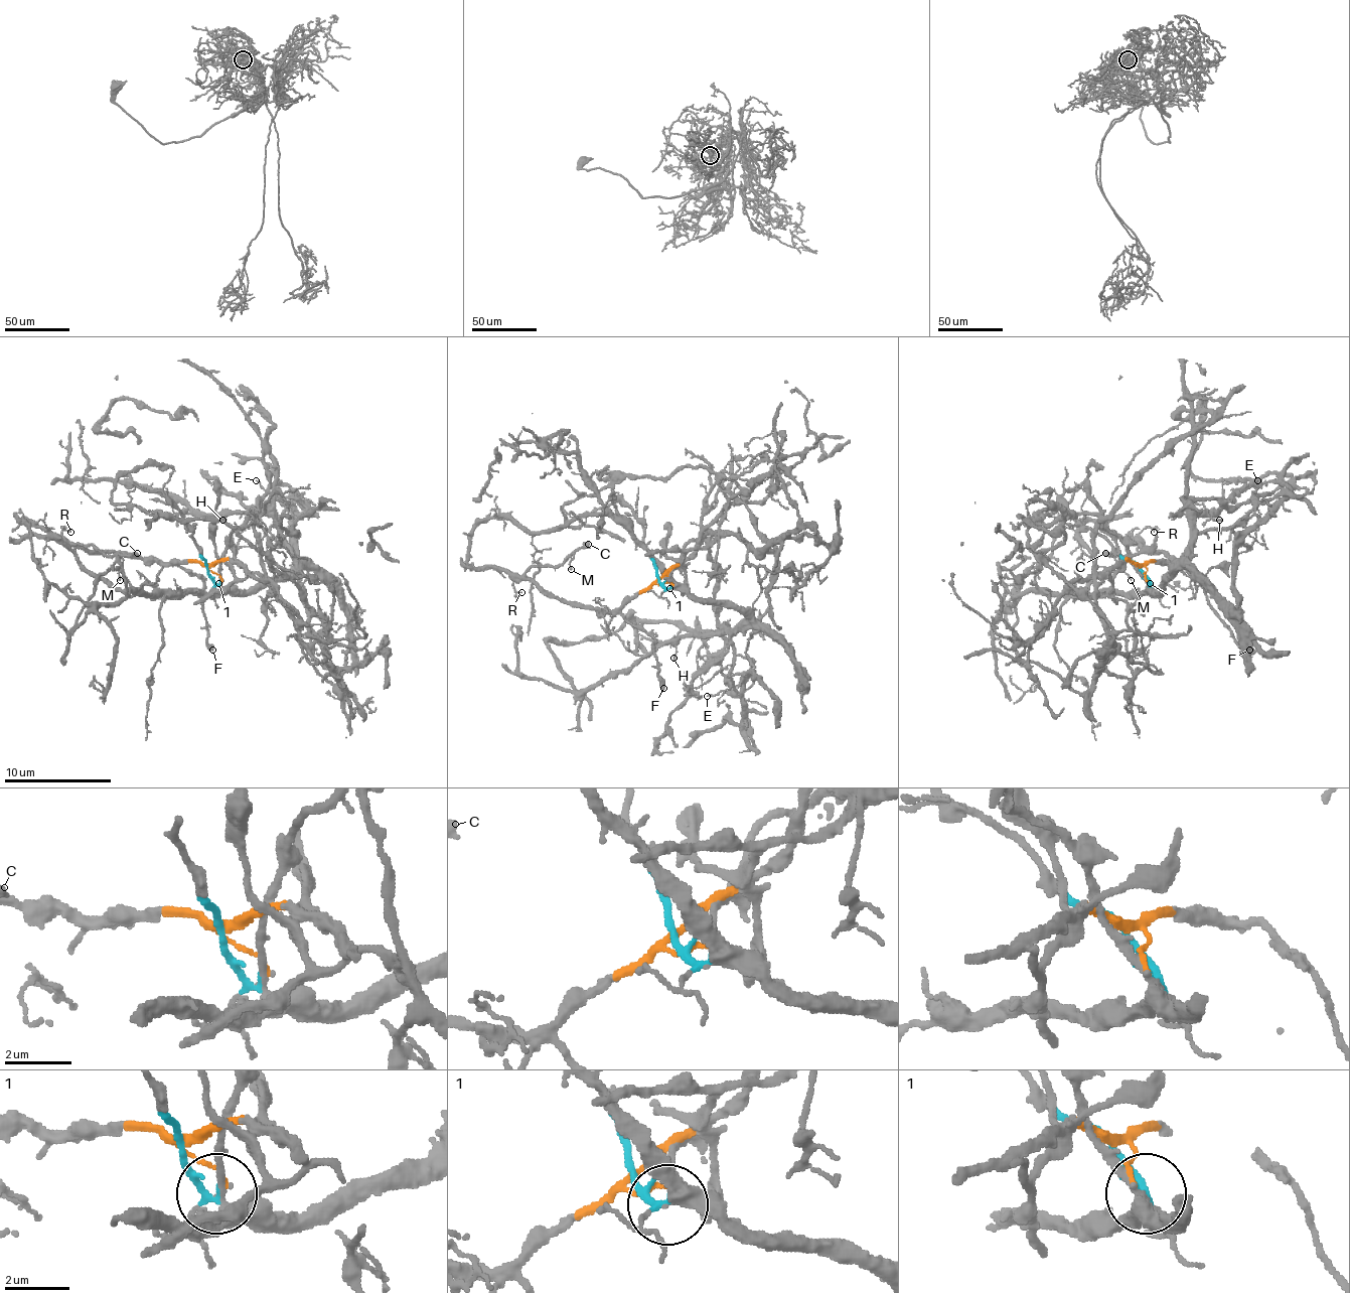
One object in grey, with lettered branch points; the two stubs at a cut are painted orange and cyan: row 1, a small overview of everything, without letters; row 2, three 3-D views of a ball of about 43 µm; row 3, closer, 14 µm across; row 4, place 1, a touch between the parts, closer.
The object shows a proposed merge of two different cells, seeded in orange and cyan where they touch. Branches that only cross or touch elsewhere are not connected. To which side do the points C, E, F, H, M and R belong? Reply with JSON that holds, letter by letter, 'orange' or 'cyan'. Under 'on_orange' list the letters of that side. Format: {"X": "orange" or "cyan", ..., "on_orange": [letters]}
{"C": "orange", "E": "cyan", "F": "orange", "H": "cyan", "M": "orange", "R": "orange", "on_orange": ["C", "F", "M", "R"]}

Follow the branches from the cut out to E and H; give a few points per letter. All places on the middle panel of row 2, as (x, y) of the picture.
E: (659, 578), (667, 588), (686, 588), (697, 599), (732, 602), (745, 615), (732, 637), (737, 691), (708, 696)
H: (659, 578), (667, 588), (686, 588), (697, 599), (732, 602), (745, 615), (721, 634), (681, 637), (672, 659)

